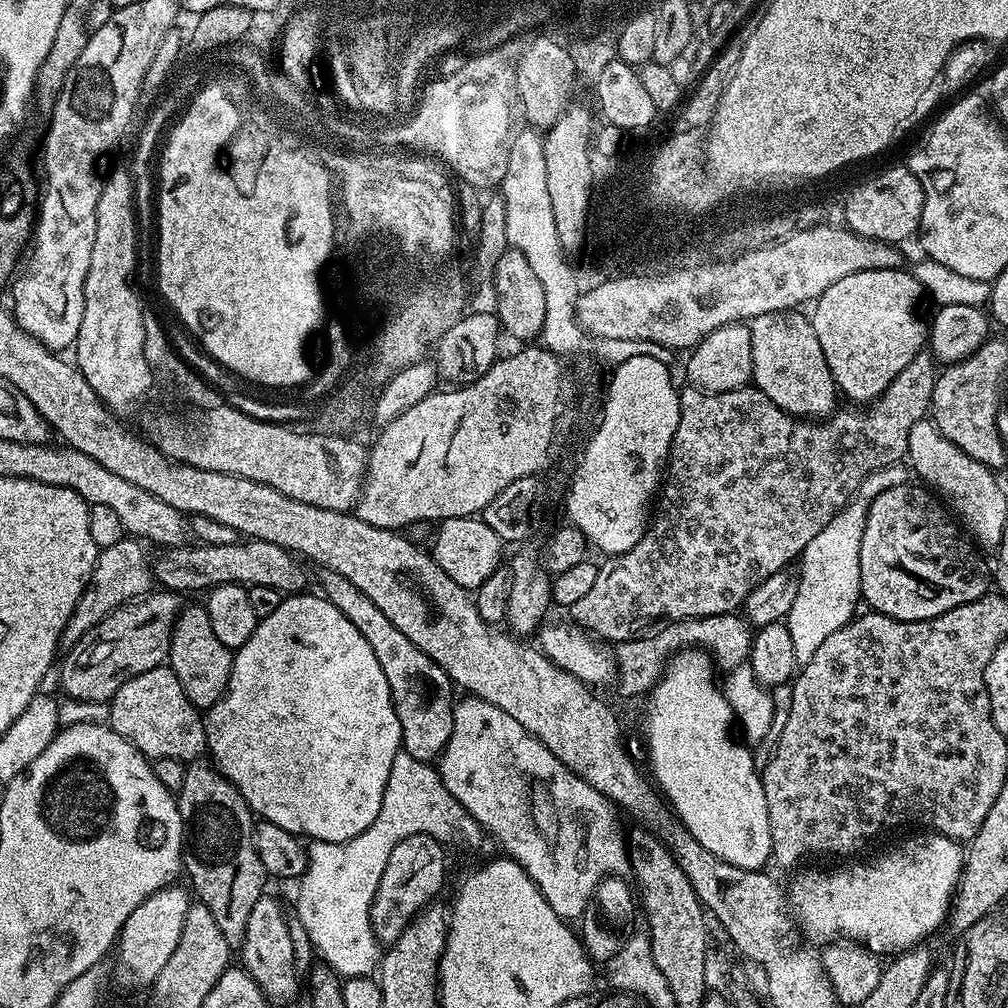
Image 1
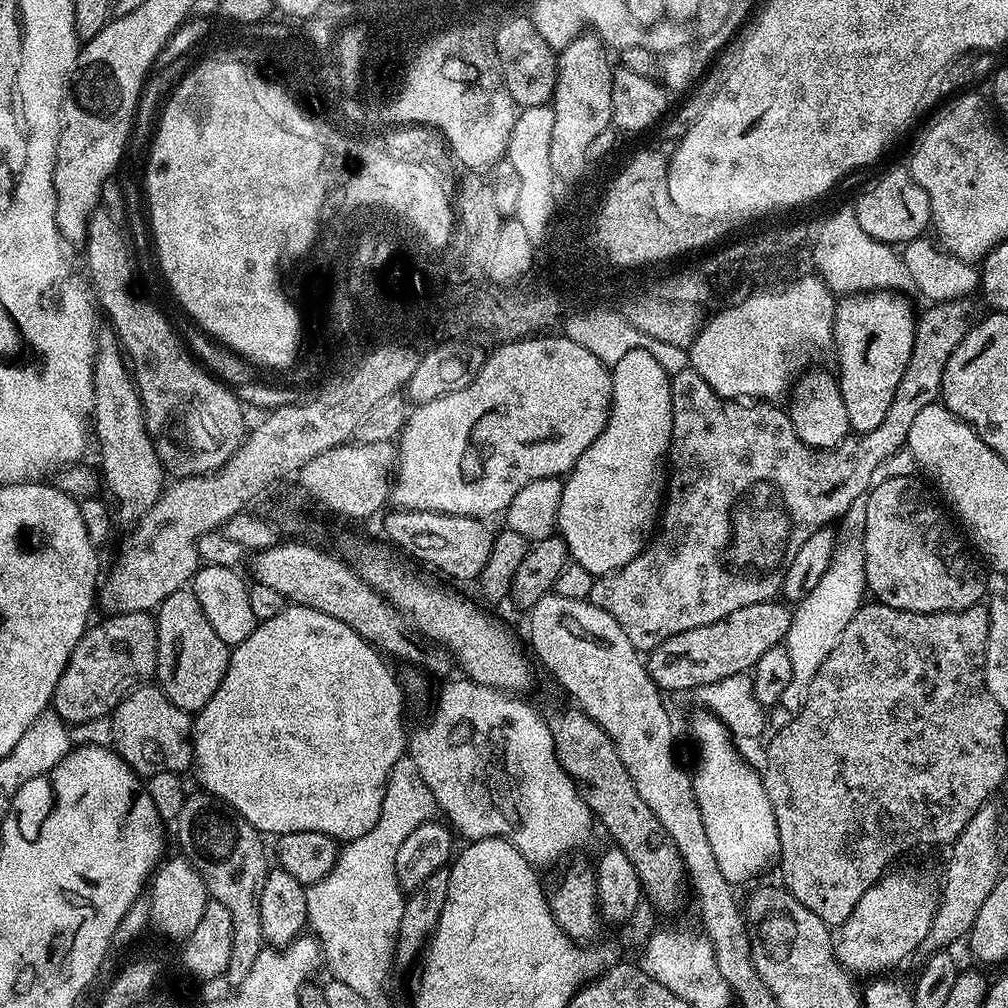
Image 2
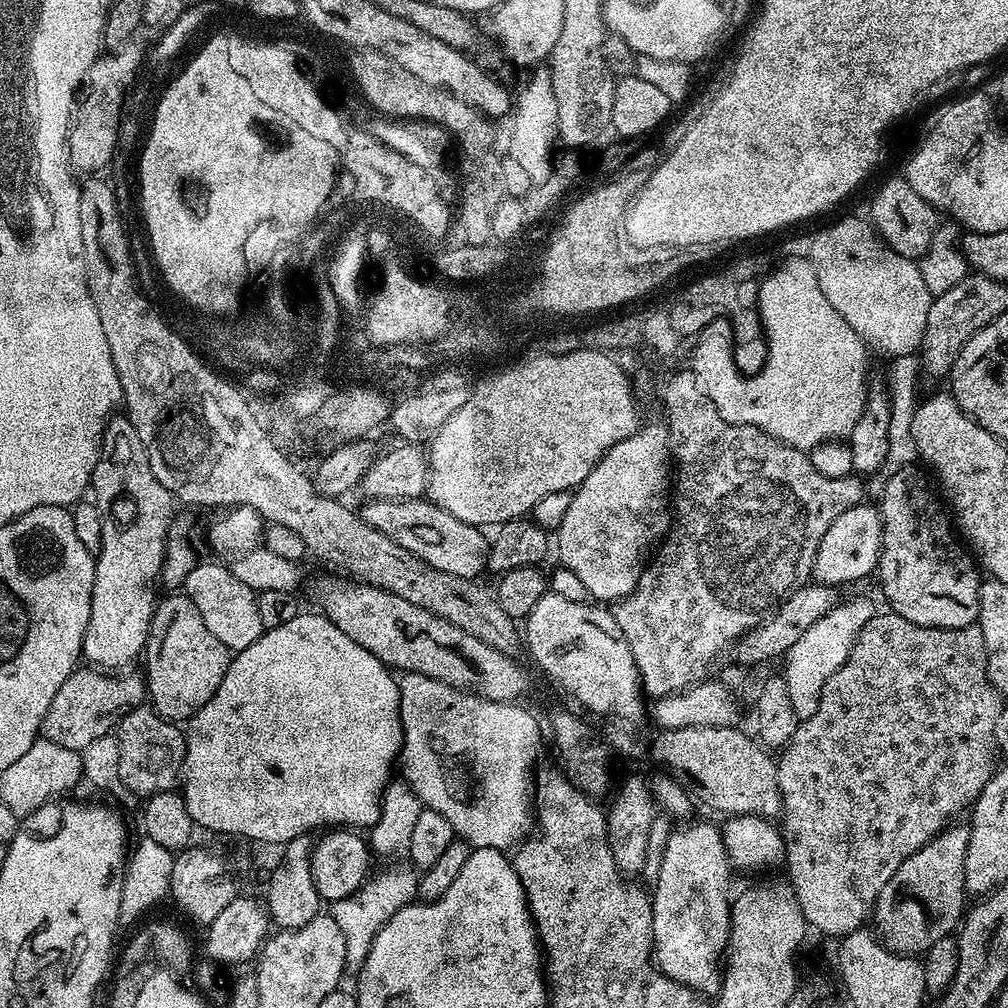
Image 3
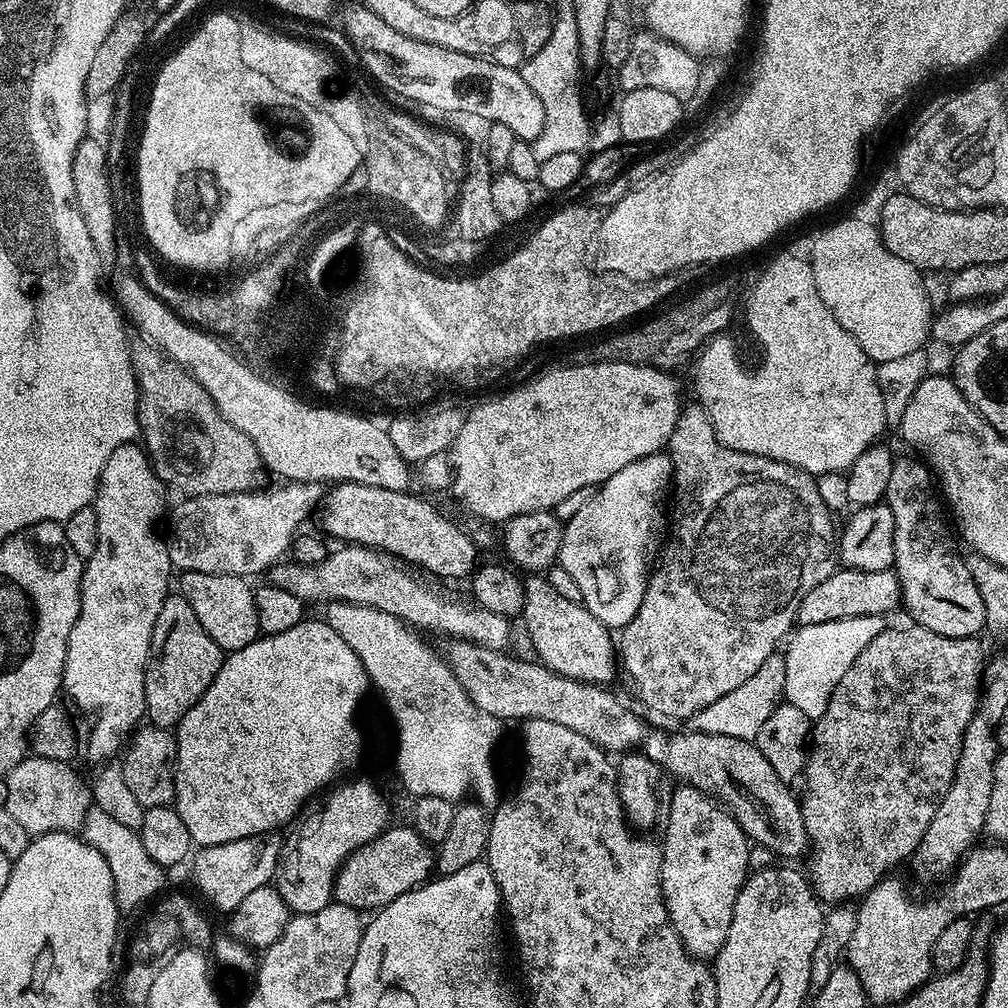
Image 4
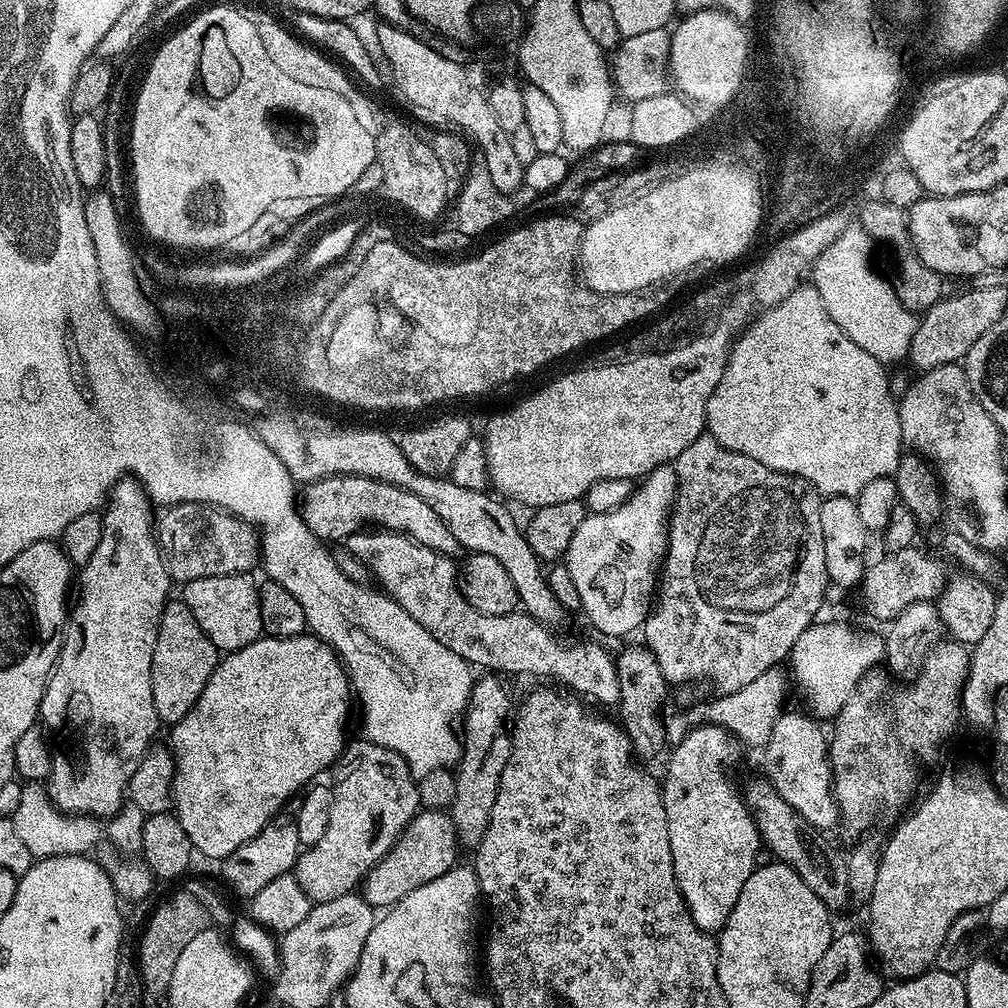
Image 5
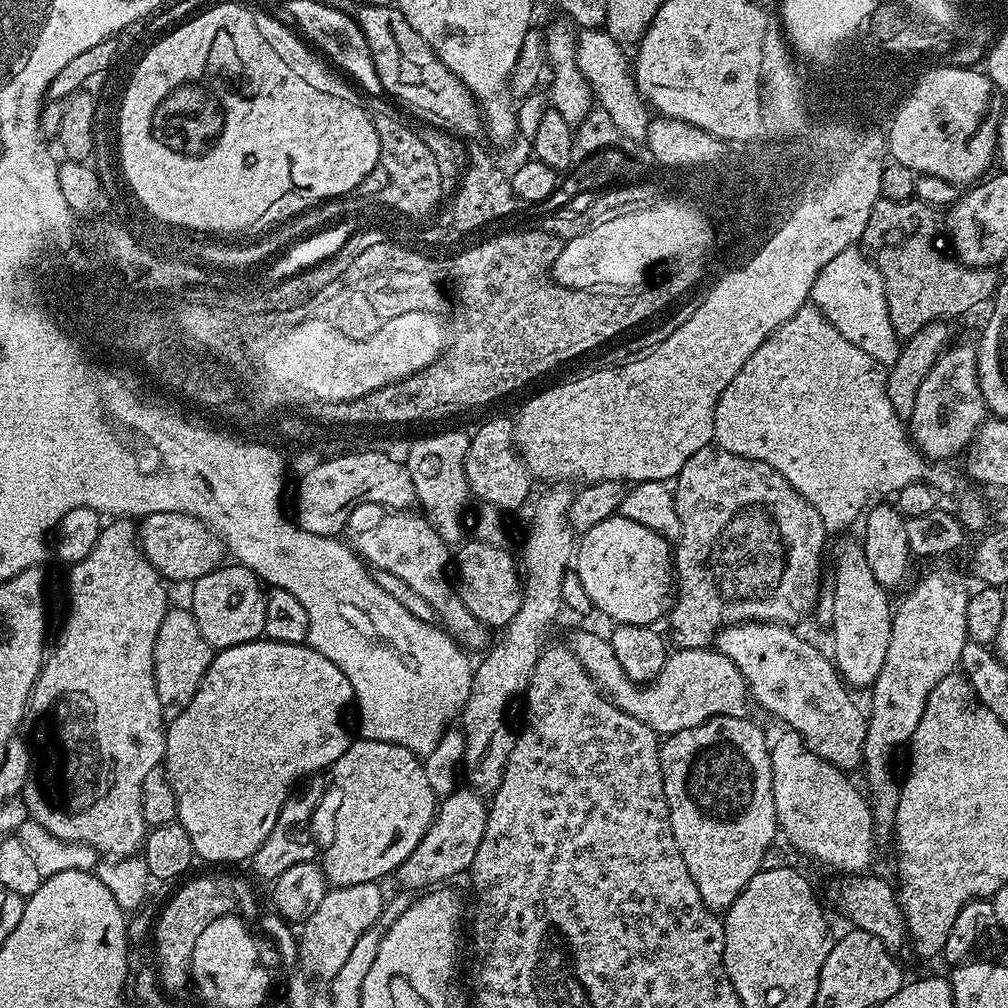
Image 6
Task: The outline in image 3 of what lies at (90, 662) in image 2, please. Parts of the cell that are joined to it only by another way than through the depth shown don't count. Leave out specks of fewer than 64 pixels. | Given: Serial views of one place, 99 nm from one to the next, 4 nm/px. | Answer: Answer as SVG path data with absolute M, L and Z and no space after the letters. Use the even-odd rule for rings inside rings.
M92 666L77 667L70 678L62 682L58 694L54 694L54 702L50 702L50 710L44 715L43 735L50 742L78 753L90 746L94 738L109 735L118 723L117 718L146 700L145 677L124 675L128 674L105 674Z

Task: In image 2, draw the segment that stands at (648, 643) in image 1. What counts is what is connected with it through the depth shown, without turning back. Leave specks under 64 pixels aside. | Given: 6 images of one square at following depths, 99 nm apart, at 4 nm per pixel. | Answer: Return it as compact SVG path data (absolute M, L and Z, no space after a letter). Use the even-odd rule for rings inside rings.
M767 600L754 606L742 606L742 610L730 614L725 620L671 636L647 653L648 674L657 688L673 694L751 673L766 650L785 643L792 613L793 609L787 603Z

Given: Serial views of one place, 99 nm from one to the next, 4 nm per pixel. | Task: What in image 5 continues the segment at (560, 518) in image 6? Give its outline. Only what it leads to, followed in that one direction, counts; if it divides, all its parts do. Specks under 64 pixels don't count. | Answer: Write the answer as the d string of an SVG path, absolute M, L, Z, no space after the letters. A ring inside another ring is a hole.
M484 674L484 676L475 681L472 685L472 692L468 695L468 702L466 705L466 711L462 716L462 724L464 720L464 753L460 756L460 765L454 768L454 775L456 777L456 789L454 790L454 802L450 809L450 815L452 817L452 822L454 830L457 832L457 838L459 840L459 847L466 850L475 850L478 845L482 842L482 838L486 834L486 826L490 826L490 814L494 810L494 798L498 798L498 782L502 778L502 770L506 770L506 762L510 762L510 750L512 749L512 737L510 735L510 713L514 708L514 700L512 704L512 696L508 693L508 688L503 684L501 677L496 674Z

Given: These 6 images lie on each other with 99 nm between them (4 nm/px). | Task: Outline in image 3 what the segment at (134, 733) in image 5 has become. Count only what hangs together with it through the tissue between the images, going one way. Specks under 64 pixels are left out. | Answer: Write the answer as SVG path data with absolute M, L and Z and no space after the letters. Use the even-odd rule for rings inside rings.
M113 415L111 419L109 419L108 425L104 428L104 434L100 437L100 457L92 471L90 492L94 497L94 502L98 506L98 510L102 514L102 546L100 547L100 551L95 553L96 573L94 574L94 590L92 591L92 601L90 602L90 622L86 626L82 656L89 665L95 666L97 669L124 670L127 669L124 667L126 667L139 652L141 655L141 653L145 651L148 642L150 622L152 621L152 615L158 603L156 588L152 583L157 583L158 577L161 575L161 569L165 563L165 545L168 542L170 533L170 525L168 526L168 523L172 520L172 504L174 505L172 492L166 490L166 486L162 486L162 482L158 482L158 478L154 478L154 470L150 470L150 458L146 454L146 446L142 446L142 438L138 438L138 430L134 430L134 426L128 421L127 415Z

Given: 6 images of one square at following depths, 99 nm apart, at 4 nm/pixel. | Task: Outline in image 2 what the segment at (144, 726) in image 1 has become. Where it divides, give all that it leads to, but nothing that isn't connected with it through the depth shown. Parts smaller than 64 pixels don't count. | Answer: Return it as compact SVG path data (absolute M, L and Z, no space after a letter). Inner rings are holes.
M145 682L129 691L112 709L112 744L114 751L128 763L128 767L141 778L163 772L184 774L193 767L193 717L174 706L164 691L152 682Z

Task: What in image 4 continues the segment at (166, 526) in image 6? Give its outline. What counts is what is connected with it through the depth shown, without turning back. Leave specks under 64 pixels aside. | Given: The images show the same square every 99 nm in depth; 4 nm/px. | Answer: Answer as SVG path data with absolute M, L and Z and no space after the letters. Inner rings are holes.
M293 480L281 485L277 492L249 490L181 499L173 512L171 509L172 533L166 536L173 569L180 574L197 572L253 578L281 563L284 551L287 553L293 547L299 524L321 507L326 495L321 482Z

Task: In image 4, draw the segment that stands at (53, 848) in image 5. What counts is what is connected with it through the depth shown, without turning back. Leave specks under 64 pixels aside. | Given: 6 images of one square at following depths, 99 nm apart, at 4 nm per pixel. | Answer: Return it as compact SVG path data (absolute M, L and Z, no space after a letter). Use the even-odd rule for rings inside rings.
M28 754L18 762L18 766L8 771L8 777L2 781L2 807L10 810L10 815L22 825L29 837L47 836L50 832L72 834L82 828L86 812L93 805L92 793L72 766L62 760Z

